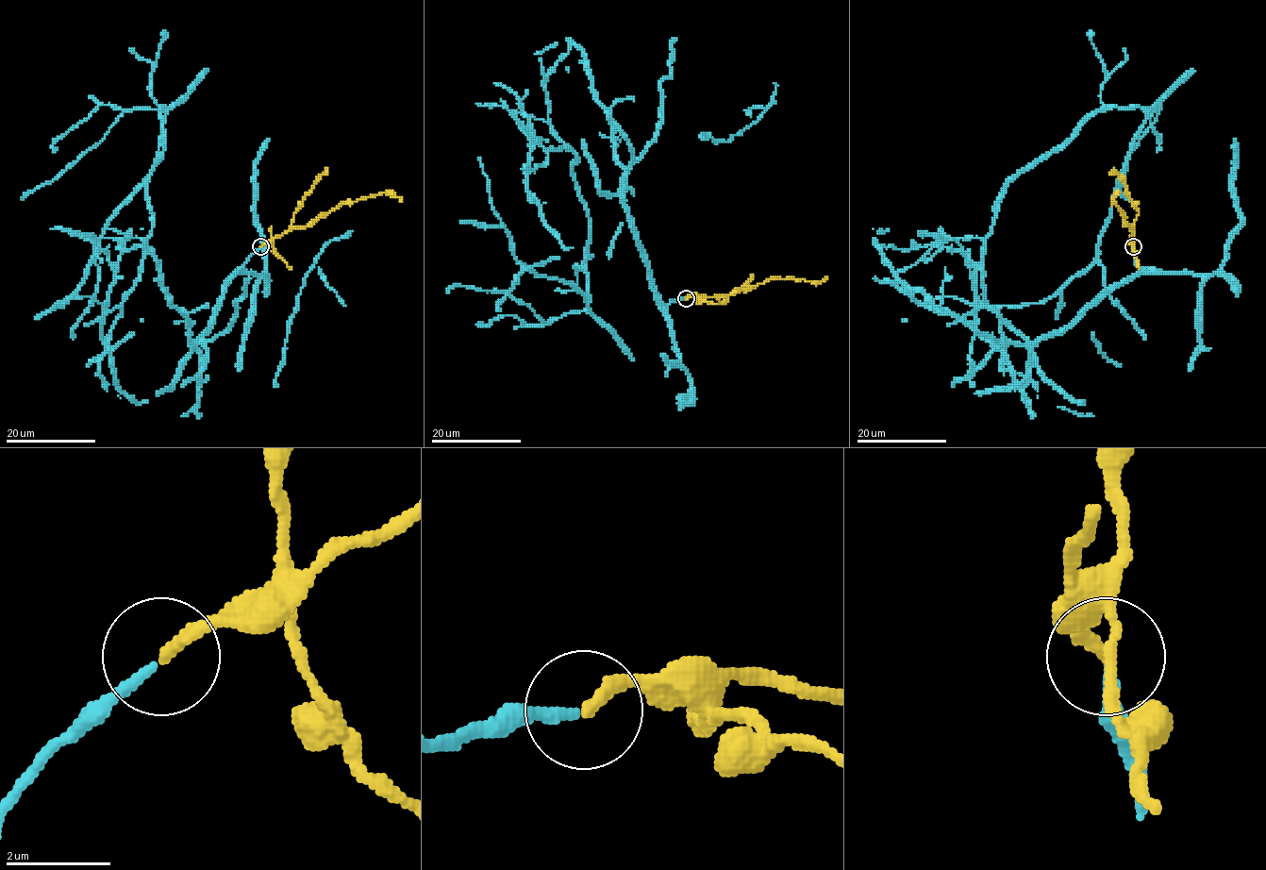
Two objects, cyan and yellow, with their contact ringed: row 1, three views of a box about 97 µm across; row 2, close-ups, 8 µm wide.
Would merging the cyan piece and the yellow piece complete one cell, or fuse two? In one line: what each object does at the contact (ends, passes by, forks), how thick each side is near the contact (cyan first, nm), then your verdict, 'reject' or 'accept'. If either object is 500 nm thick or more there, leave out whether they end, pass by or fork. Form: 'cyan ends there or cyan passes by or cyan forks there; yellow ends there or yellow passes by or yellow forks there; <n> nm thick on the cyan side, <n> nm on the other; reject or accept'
cyan ends there; yellow ends there; 200 nm thick on the cyan side, 260 nm on the other; accept

